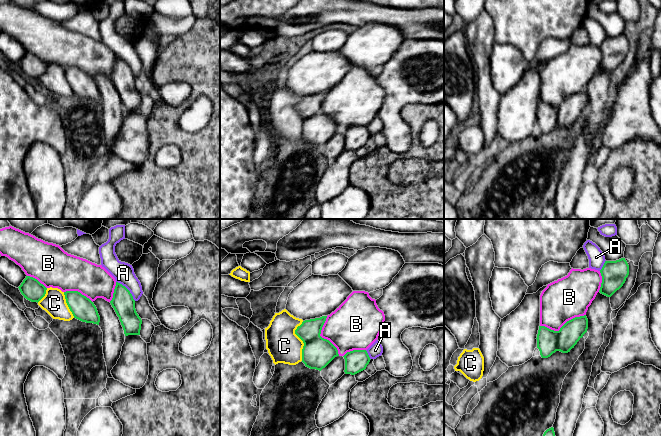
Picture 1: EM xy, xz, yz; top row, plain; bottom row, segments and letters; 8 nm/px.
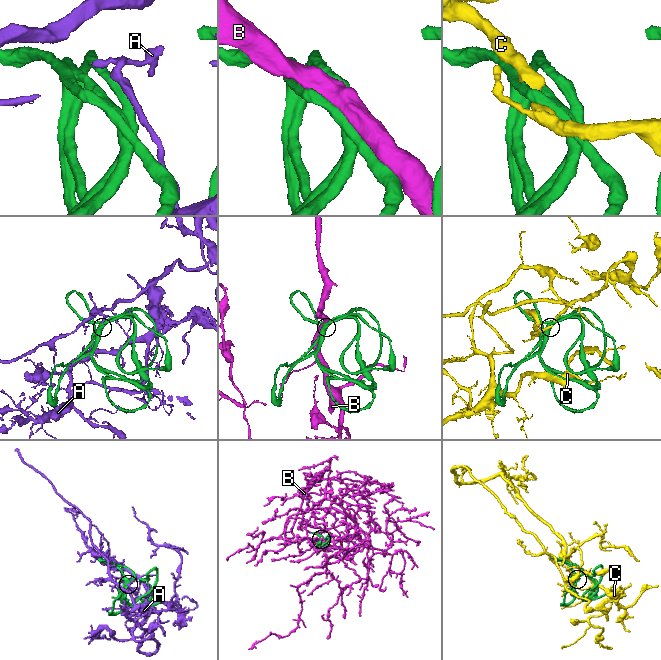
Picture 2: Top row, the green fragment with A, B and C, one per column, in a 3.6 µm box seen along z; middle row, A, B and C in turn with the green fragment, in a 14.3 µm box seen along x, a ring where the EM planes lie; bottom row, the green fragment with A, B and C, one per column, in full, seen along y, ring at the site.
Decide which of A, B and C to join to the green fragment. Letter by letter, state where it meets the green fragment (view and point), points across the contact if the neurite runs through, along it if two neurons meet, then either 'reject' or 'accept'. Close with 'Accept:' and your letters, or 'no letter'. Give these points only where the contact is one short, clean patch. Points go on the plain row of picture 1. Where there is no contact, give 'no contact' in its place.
A: meets green in xy at (127, 65); reject
B: meets green in yz at (562, 102); reject
C: meets green in xz at (302, 116); reject
Accept: no letter

